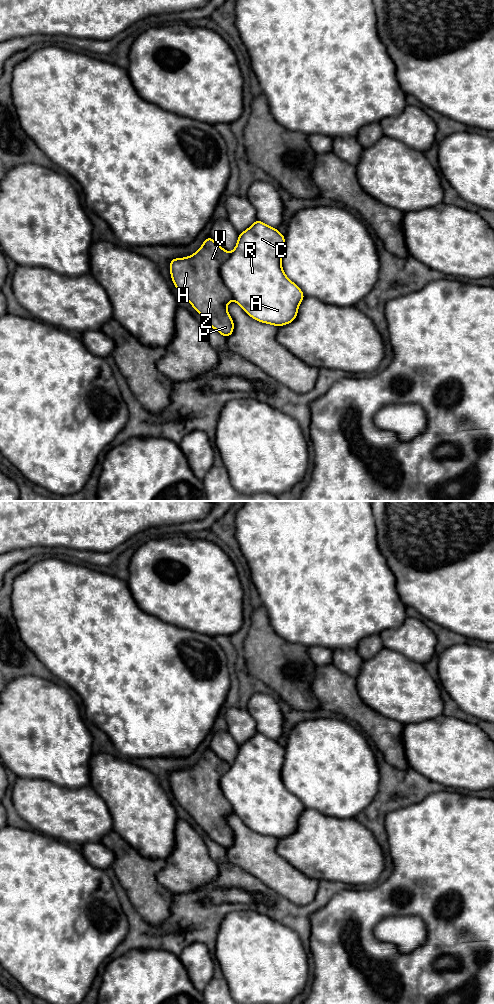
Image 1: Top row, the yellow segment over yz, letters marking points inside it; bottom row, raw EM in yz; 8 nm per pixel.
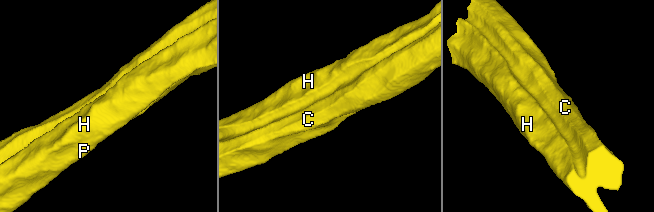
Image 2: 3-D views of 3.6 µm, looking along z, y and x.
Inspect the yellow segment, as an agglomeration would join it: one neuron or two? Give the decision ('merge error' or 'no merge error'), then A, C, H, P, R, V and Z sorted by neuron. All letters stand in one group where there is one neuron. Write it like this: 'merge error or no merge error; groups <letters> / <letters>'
merge error; groups A C R / H P V Z

